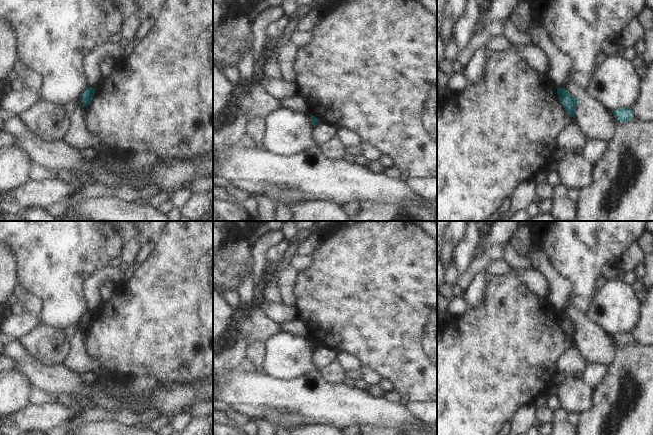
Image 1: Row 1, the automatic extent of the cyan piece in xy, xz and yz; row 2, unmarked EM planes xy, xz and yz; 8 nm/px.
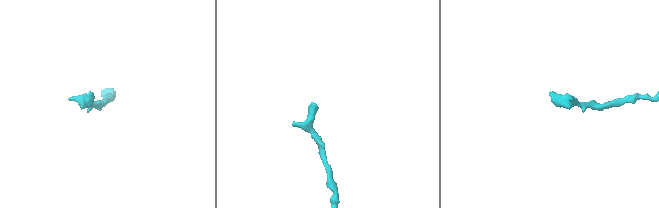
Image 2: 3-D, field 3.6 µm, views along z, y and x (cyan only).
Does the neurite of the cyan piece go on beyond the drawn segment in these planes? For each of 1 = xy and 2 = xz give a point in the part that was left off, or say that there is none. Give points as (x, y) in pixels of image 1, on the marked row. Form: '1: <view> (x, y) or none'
1: none
2: none

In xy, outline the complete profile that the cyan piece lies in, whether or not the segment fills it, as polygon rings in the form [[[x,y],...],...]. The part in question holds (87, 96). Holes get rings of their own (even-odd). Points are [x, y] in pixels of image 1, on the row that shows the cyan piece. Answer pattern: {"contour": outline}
{"contour": [[[91,87],[87,88],[86,91],[83,93],[81,99],[83,102],[83,106],[85,108],[87,108],[89,103],[92,101],[94,93],[95,93],[95,89]]]}

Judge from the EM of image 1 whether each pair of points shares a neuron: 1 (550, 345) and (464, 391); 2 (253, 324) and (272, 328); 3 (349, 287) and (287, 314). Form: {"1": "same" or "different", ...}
{"1": "same", "2": "same", "3": "different"}

